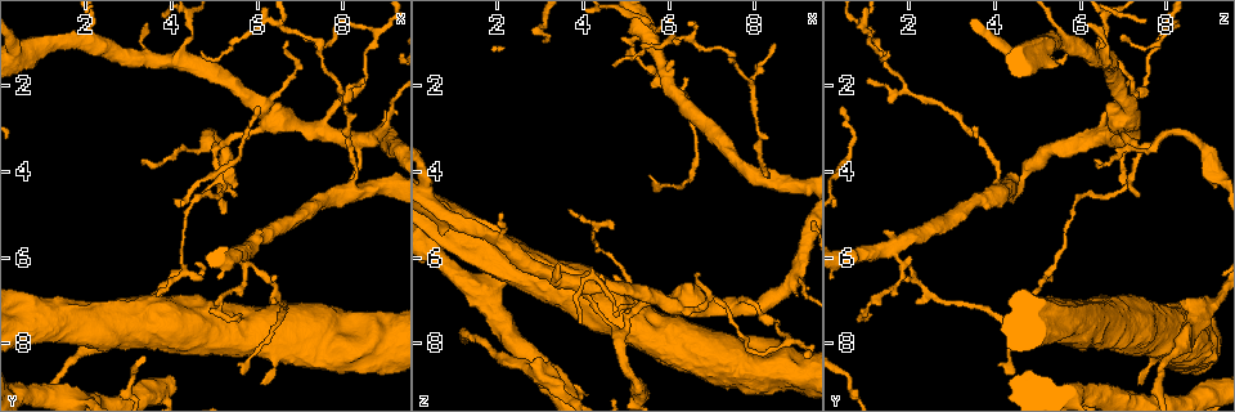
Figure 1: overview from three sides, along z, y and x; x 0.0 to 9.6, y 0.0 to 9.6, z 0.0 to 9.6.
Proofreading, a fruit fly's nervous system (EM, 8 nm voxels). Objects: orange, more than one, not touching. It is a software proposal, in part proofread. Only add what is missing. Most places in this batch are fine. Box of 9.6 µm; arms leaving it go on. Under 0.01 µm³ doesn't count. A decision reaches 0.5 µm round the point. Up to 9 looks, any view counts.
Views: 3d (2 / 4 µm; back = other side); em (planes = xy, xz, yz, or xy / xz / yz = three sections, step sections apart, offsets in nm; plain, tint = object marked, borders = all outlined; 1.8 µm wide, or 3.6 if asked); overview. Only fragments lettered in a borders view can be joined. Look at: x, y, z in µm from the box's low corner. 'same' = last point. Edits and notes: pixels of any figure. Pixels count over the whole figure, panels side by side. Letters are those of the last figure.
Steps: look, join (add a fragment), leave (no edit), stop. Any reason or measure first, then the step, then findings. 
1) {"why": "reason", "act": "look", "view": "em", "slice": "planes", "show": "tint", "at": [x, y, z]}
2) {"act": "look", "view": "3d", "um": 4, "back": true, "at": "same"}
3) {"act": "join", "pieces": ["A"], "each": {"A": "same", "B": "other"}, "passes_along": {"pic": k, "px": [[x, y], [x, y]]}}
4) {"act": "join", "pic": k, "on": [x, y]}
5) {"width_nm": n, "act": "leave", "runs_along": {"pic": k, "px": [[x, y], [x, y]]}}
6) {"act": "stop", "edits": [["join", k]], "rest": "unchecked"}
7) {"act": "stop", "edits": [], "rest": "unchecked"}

{"why": "calibre changes", "act": "look", "view": "em", "slice": "yz", "step": 16, "show": "tint", "at": [1.90, 8.20, 8.20]}

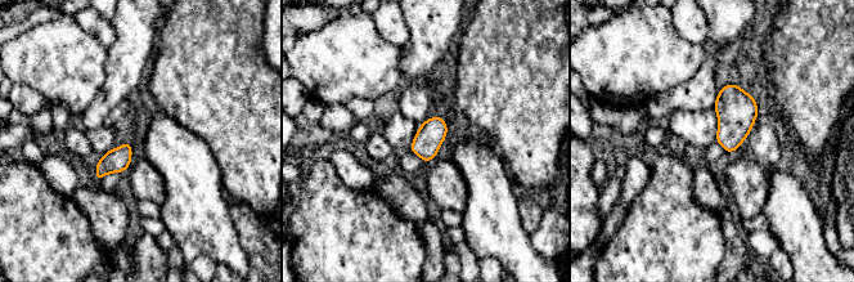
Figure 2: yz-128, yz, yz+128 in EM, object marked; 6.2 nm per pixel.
{"act": "look", "view": "em", "slice": "planes", "show": "tint", "at": "same"}

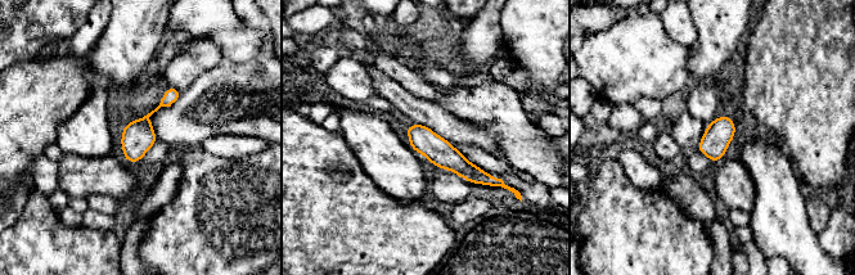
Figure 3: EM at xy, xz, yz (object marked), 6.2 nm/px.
{"act": "look", "view": "em", "slice": "planes", "show": "borders", "at": "same"}

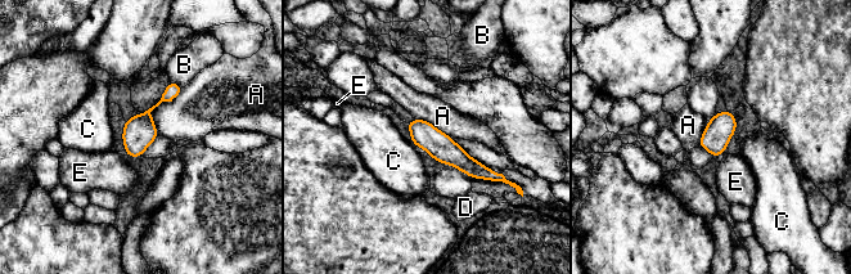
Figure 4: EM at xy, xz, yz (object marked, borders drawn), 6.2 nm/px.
{"width_nm": 170, "act": "leave", "each": {"A": "other", "B": "other", "C": "other", "D": "other", "E": "other"}, "runs_along": {"pic": 4, "px": [[412, 125], [467, 165], [491, 175]]}, "found": "none of them fits"}

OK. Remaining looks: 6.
{"why": "abrupt turn", "act": "look", "view": "em", "slice": "yz", "step": 4, "show": "tint", "at": [5.85, 5.75, 1.65]}

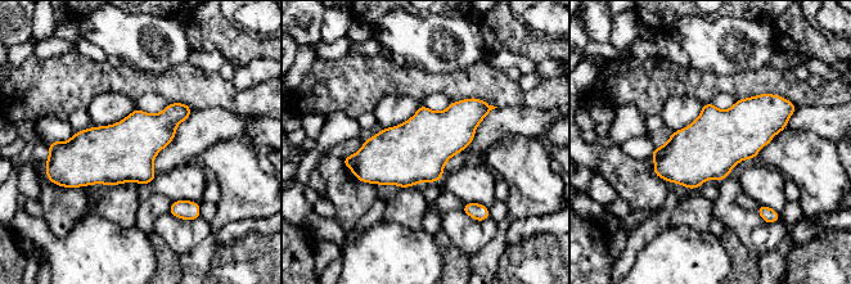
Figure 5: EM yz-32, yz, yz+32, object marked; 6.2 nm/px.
{"why": "another direction", "act": "look", "view": "em", "slice": "planes", "show": "borders", "at": "same"}

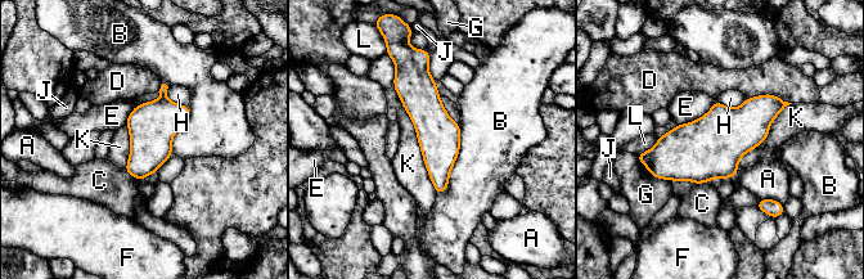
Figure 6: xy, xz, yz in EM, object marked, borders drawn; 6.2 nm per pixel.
{"longest_contact_nm": ["K", 600], "act": "leave", "each": {"A": "other", "B": "other", "C": "other", "D": "other", "E": "other", "F": "other", "G": "other", "H": "other", "J": "other", "K": "other", "L": "other"}, "runs_along": {"pic": 6, "px": [[418, 64], [441, 189]]}, "found": "none of them fits"}

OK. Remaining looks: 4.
{"why": "a narrow waist", "act": "look", "view": "em", "um": 3.6, "slice": "yz", "step": 16, "show": "tint", "at": [8.45, 1.60, 7.60]}

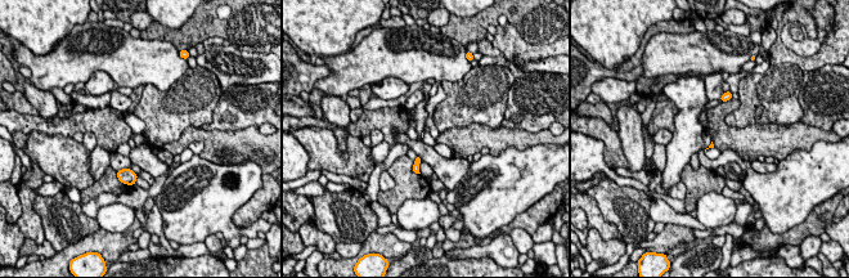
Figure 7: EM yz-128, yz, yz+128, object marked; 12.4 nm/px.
{"why": "cut it another way", "act": "look", "view": "em", "um": 3.6, "slice": "planes", "show": "borders", "at": "same"}

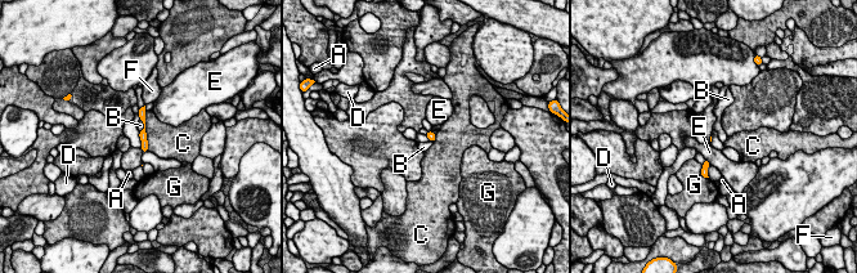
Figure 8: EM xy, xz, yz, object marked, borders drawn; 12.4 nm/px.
{"width_nm": 30, "longest_contact_nm": ["C", 500], "act": "leave", "each": {"A": "other", "B": "other", "C": "other", "D": "other", "E": "other", "F": "other", "G": "other"}, "found": "none of them fits"}

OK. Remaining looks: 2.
{"act": "look", "view": "em", "slice": "planes", "show": "borders", "at": [5.05, 3.55, 7.35]}

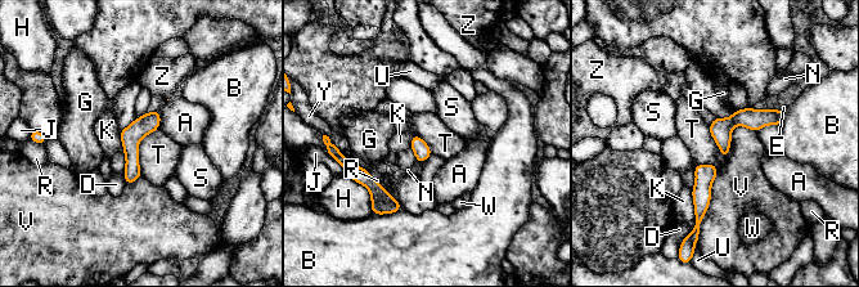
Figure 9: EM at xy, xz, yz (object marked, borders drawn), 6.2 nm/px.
{"width_nm": 100, "longest_contact_nm": ["V", 400], "act": "leave", "each": {"A": "other", "B": "other", "D": "other", "E": "other", "G": "other", "H": "other", "J": "other", "K": "other", "N": "other", "R": "other", "S": "other", "T": "other", "U": "other", "V": "other", "W": "other", "Y": "other", "Z": "other"}, "found": "no lettered fragment goes on from it"}

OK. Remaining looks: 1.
{"act": "stop", "edits": [], "rest": "unchecked"}

